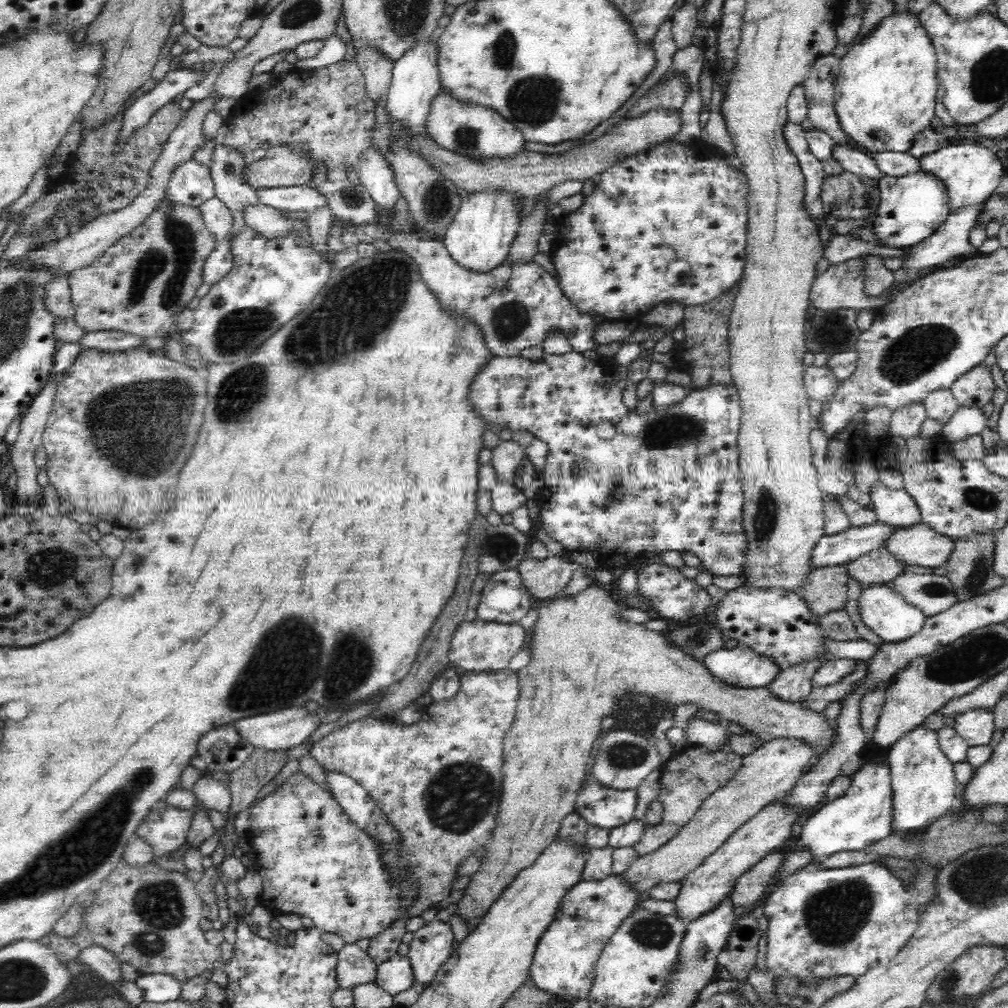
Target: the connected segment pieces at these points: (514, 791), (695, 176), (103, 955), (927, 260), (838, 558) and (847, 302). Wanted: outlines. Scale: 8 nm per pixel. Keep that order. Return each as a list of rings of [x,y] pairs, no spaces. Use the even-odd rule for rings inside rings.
[[[593,580],[592,584],[587,586],[584,590],[577,594],[556,594],[552,598],[546,598],[540,602],[535,603],[535,609],[537,610],[538,618],[535,620],[532,626],[532,636],[530,648],[530,659],[528,664],[517,670],[517,678],[519,679],[519,697],[517,701],[516,715],[514,723],[511,728],[507,730],[505,734],[505,740],[503,743],[503,756],[504,765],[502,765],[503,782],[501,789],[500,810],[497,812],[496,827],[493,830],[493,837],[489,840],[488,848],[486,848],[486,858],[482,860],[482,868],[474,873],[472,882],[466,888],[466,894],[462,895],[460,901],[460,916],[464,916],[466,920],[470,920],[470,928],[475,928],[479,924],[480,918],[487,913],[492,902],[499,898],[503,890],[507,888],[508,884],[516,878],[520,870],[524,870],[528,865],[544,852],[544,849],[554,841],[556,833],[559,832],[560,822],[568,815],[575,811],[575,802],[578,798],[580,789],[582,788],[584,781],[584,772],[586,772],[586,765],[590,762],[590,752],[594,746],[594,742],[599,738],[602,731],[602,722],[605,718],[610,716],[614,712],[614,706],[616,702],[620,700],[620,696],[624,694],[630,694],[634,696],[634,700],[637,698],[646,697],[648,701],[664,702],[664,704],[672,705],[673,707],[680,704],[694,704],[699,709],[708,712],[714,712],[720,717],[720,722],[729,724],[737,723],[745,730],[752,732],[764,741],[774,741],[782,738],[794,738],[800,739],[804,743],[812,746],[813,753],[816,755],[822,755],[827,753],[831,748],[831,742],[835,738],[835,725],[833,722],[828,721],[823,714],[816,713],[815,711],[807,710],[802,703],[784,702],[782,699],[775,698],[771,695],[771,692],[766,688],[747,688],[747,687],[734,687],[729,686],[727,683],[721,682],[718,678],[712,677],[712,674],[707,669],[707,666],[703,661],[696,660],[689,654],[684,654],[678,647],[672,646],[671,642],[665,637],[663,633],[650,630],[645,624],[635,623],[622,616],[621,611],[626,606],[622,605],[620,601],[614,599],[612,594],[606,590],[604,584],[600,584]]]
[[[669,139],[668,142],[660,143],[646,151],[640,151],[621,159],[619,163],[608,167],[597,178],[599,183],[592,194],[584,198],[584,204],[578,210],[564,216],[562,228],[560,228],[548,254],[550,263],[556,271],[554,279],[560,287],[560,291],[562,291],[562,295],[580,311],[580,314],[588,315],[590,318],[600,317],[606,321],[626,322],[630,318],[650,312],[652,308],[660,303],[677,302],[686,308],[687,306],[712,302],[713,299],[724,294],[724,291],[729,291],[733,286],[739,284],[746,265],[749,184],[744,173],[735,170],[726,159],[700,157],[700,154],[694,152],[690,143],[676,143]],[[677,260],[684,260],[692,266],[692,276],[680,285],[670,285],[664,278],[666,266],[669,262],[676,262]]]
[[[100,946],[86,947],[78,959],[88,964],[94,972],[110,983],[124,981],[122,978],[122,962],[108,949]]]
[[[982,204],[964,206],[961,209],[952,209],[947,220],[932,236],[916,244],[916,246],[909,248],[910,256],[908,256],[908,260],[904,262],[903,267],[910,271],[910,276],[920,270],[928,273],[934,268],[957,258],[963,259],[964,257],[968,258],[968,256],[976,255],[977,250],[969,244],[969,235],[973,227],[978,225],[978,217],[982,214],[982,210],[984,210]]]
[[[874,520],[872,524],[866,526],[850,525],[843,533],[824,534],[820,540],[816,542],[815,548],[811,552],[811,569],[816,567],[829,567],[847,564],[856,560],[859,556],[868,554],[871,550],[884,547],[885,542],[893,535],[893,532],[900,527],[890,526],[883,522]]]
[[[858,259],[830,265],[826,272],[818,274],[809,292],[811,310],[828,312],[837,308],[862,308],[877,310],[885,298],[866,296],[863,289],[863,262]]]

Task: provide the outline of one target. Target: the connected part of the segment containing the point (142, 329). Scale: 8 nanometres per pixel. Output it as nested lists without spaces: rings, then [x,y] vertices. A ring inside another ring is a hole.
[[[161,200],[156,211],[146,217],[132,234],[125,235],[108,247],[92,266],[67,274],[76,324],[82,326],[85,332],[119,331],[144,340],[166,338],[178,315],[202,286],[204,264],[216,243],[215,237],[205,229],[198,207],[175,206],[171,200]]]

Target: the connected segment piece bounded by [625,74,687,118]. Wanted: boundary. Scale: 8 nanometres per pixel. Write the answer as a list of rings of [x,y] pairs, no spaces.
[[[684,75],[658,83],[643,95],[629,110],[625,118],[636,118],[644,114],[650,108],[662,108],[679,110],[686,98],[687,82]]]

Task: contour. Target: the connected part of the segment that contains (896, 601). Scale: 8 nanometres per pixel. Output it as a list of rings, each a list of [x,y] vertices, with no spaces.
[[[870,583],[868,588],[862,588],[857,600],[858,614],[861,621],[876,634],[882,638],[883,642],[900,642],[911,637],[913,634],[919,632],[925,622],[925,614],[915,606],[908,604],[894,589],[892,586],[888,586],[886,583]]]

